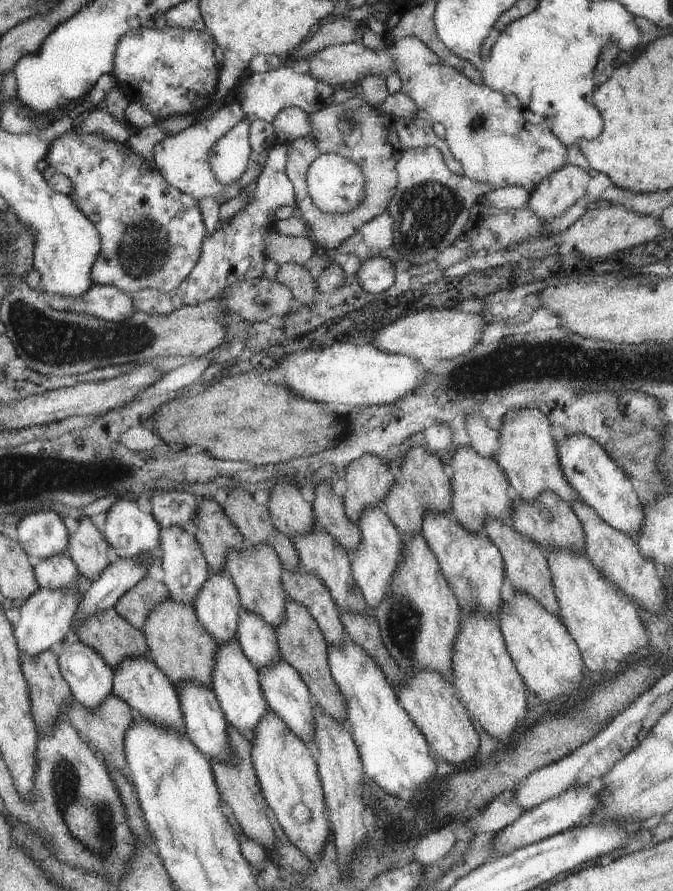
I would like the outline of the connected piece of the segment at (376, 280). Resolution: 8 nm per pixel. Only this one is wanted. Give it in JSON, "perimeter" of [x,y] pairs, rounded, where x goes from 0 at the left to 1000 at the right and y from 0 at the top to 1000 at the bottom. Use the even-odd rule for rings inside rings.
{"perimeter":[[[542,287],[530,305],[536,324],[562,332],[577,325],[591,311],[591,304],[579,291],[565,287]]]}

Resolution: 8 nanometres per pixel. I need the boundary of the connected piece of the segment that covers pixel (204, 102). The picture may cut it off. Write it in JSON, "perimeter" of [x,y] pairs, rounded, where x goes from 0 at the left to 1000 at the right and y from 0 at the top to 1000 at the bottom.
{"perimeter":[[[248,28],[241,34],[232,30],[199,33],[175,47],[165,83],[190,112],[211,116],[232,135],[259,129],[293,129],[318,113],[328,77],[318,61],[319,52],[311,35],[278,35]]]}

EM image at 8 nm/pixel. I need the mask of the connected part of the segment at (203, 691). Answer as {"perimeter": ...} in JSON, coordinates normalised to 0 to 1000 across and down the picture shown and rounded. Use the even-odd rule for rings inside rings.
{"perimeter":[[[276,764],[266,770],[262,777],[272,804],[275,824],[308,851],[309,855],[312,852],[324,852],[331,856],[337,856],[343,850],[337,827],[339,810],[318,776],[306,769],[299,769],[288,764]]]}

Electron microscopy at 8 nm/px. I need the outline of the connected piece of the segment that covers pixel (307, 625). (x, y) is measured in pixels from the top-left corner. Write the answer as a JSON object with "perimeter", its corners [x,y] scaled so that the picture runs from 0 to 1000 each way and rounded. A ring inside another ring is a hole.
{"perimeter":[[[425,672],[421,695],[407,707],[413,717],[415,734],[419,741],[437,749],[452,768],[459,772],[470,790],[475,791],[490,804],[514,813],[516,792],[502,769],[492,758],[487,743],[487,722],[470,700],[462,687],[437,672]]]}

